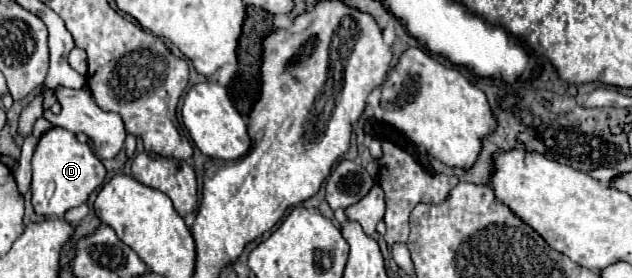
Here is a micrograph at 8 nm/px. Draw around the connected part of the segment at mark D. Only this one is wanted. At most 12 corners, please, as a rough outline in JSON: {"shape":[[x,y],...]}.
{"shape":[[51,127],[31,165],[33,207],[63,217],[107,169],[75,133]]}

